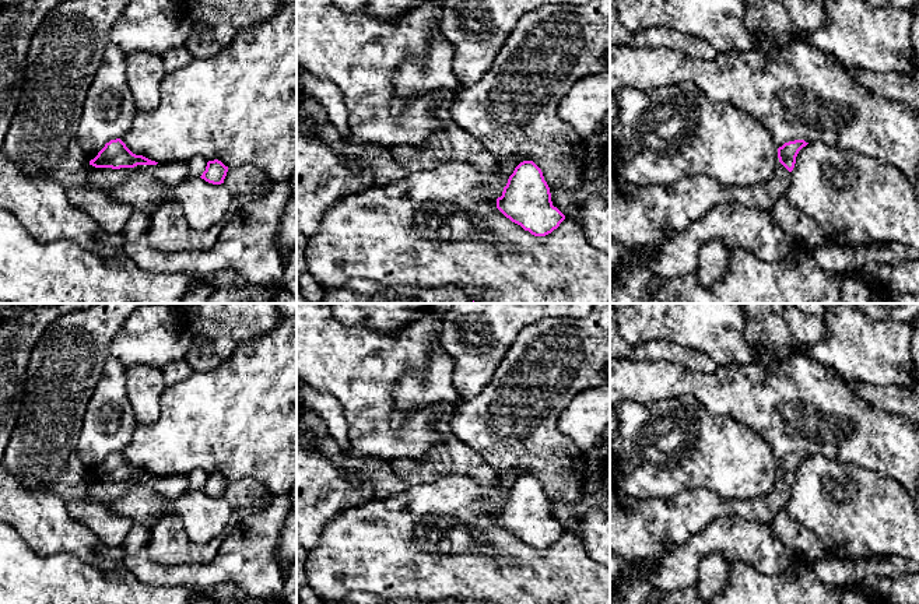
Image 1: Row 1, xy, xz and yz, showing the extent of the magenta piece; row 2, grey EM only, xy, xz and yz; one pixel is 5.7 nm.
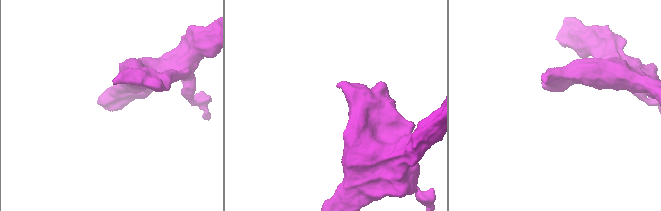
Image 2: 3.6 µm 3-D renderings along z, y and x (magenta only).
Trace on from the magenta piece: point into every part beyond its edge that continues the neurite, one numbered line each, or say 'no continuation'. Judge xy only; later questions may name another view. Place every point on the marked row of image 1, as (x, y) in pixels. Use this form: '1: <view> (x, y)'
1: xy (101, 179)

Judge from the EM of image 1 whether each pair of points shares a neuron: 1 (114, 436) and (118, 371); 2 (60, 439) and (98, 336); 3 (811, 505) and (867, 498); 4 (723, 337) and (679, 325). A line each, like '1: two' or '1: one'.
1: one
2: one
3: one
4: one

